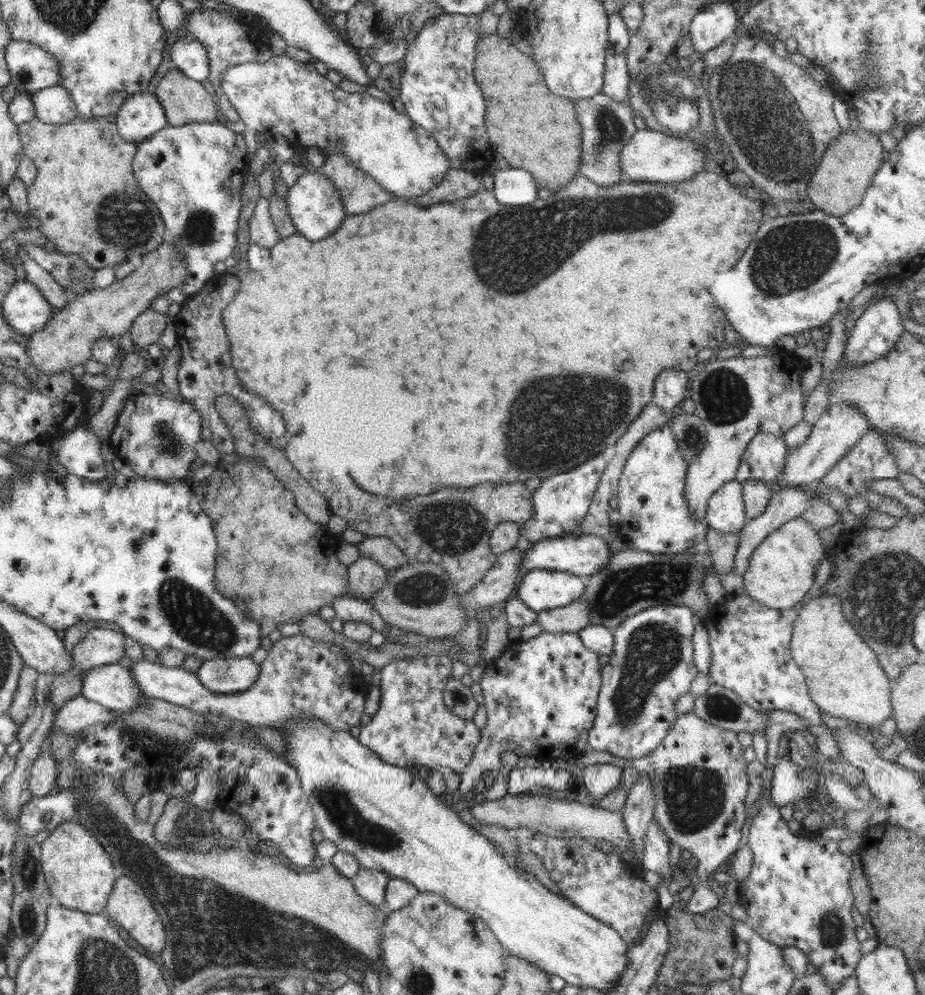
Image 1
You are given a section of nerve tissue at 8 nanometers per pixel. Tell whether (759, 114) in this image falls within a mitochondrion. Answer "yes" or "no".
yes

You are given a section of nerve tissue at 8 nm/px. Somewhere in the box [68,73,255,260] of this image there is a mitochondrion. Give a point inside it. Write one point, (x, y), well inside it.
(123, 220)

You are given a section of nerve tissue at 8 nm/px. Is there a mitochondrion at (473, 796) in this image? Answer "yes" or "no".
no

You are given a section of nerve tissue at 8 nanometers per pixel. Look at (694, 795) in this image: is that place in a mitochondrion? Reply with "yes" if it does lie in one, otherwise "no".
yes

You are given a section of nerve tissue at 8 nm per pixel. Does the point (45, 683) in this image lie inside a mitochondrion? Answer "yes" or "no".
no

